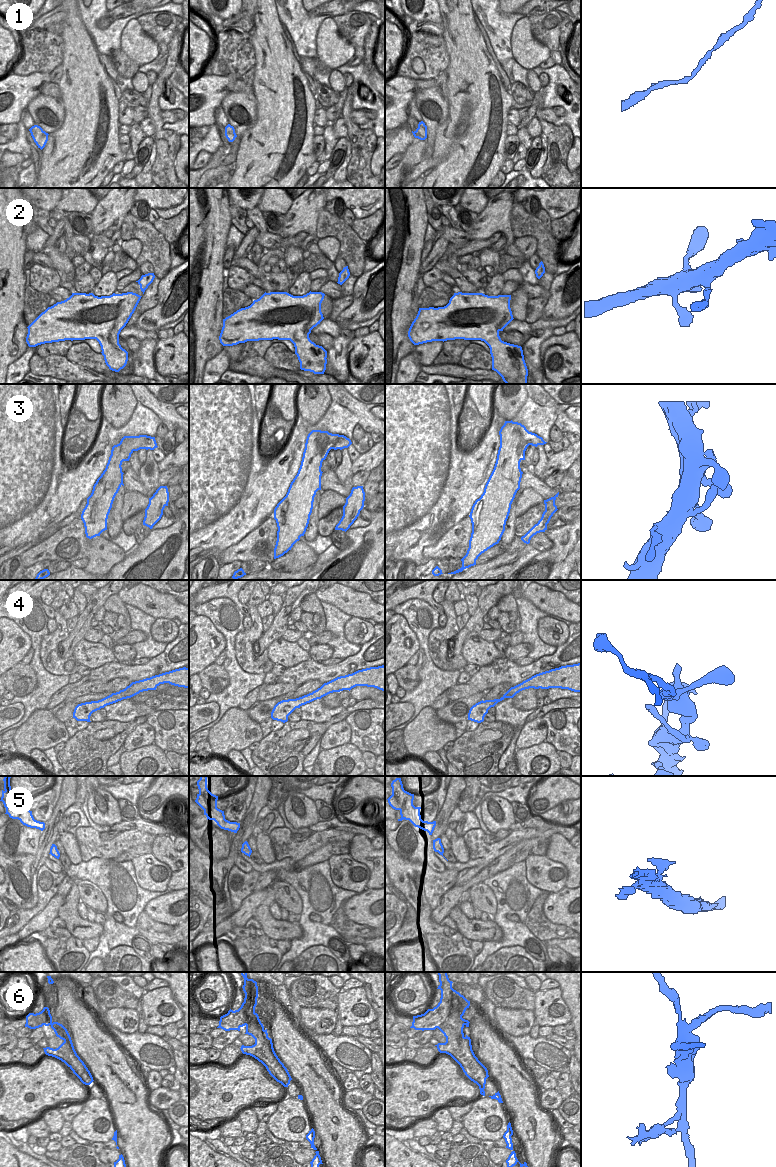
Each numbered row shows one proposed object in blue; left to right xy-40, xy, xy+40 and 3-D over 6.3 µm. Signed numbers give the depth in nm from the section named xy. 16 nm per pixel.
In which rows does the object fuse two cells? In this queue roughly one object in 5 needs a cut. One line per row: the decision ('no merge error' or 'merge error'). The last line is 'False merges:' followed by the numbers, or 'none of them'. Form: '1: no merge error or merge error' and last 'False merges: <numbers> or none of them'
1: no merge error
2: no merge error
3: no merge error
4: no merge error
5: no merge error
6: merge error
False merges: 6

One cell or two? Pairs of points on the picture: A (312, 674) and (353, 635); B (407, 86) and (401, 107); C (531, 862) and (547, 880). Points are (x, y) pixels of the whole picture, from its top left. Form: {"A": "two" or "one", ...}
{"A": "two", "B": "one", "C": "one"}

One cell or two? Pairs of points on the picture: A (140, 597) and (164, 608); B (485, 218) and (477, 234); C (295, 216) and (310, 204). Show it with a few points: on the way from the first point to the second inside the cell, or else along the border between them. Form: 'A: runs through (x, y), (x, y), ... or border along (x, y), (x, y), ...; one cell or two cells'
A: runs through (146, 598), (158, 605); one cell
B: runs through (485, 222), (485, 226), (481, 230); one cell
C: runs through (299, 215), (306, 208); one cell

